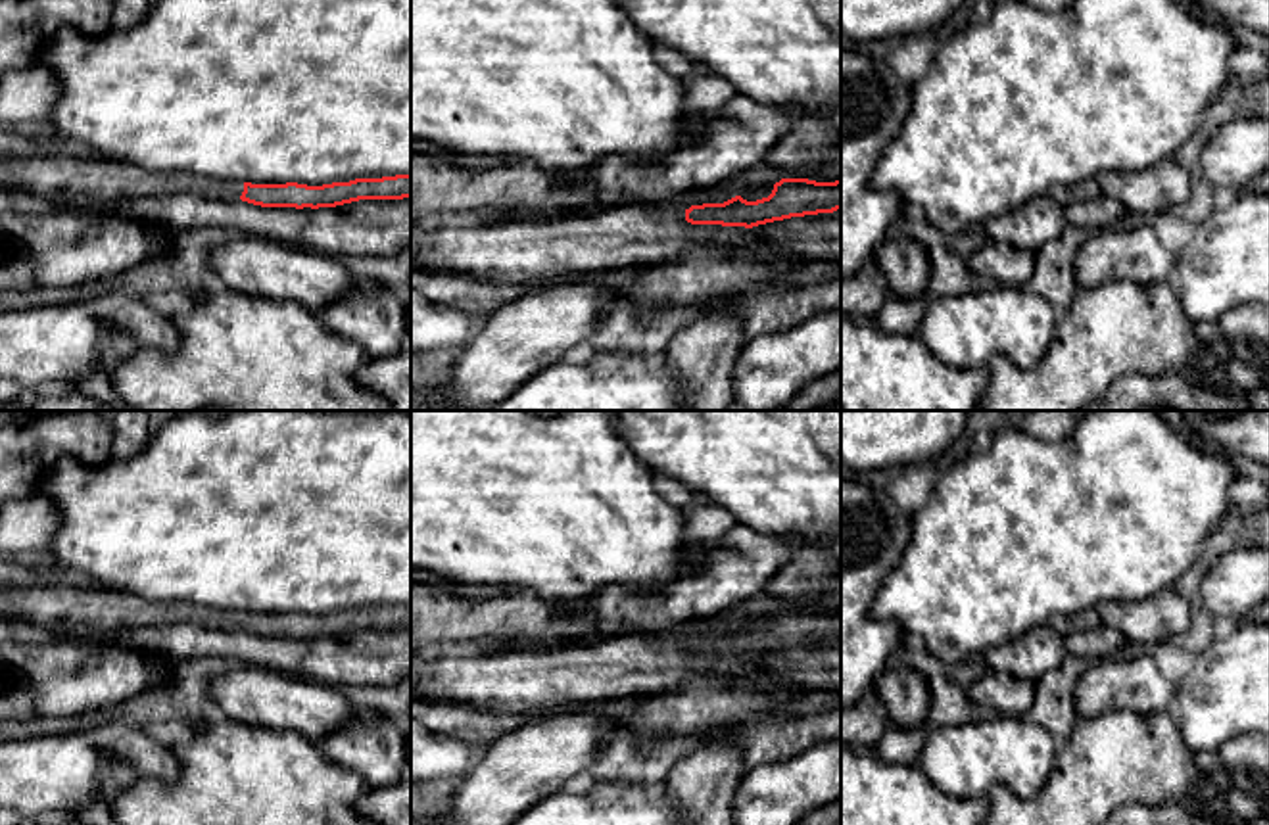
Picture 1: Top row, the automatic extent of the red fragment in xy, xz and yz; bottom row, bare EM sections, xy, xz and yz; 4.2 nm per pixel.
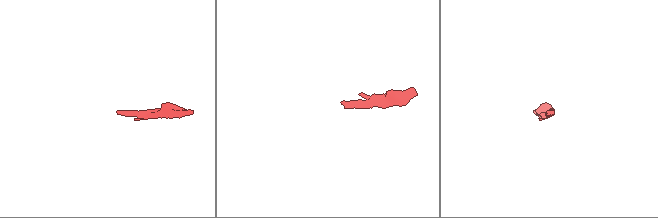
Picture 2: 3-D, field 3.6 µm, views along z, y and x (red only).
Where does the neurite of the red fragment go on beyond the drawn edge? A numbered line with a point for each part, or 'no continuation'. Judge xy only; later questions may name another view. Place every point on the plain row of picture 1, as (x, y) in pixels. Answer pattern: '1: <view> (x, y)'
1: xy (47, 612)

